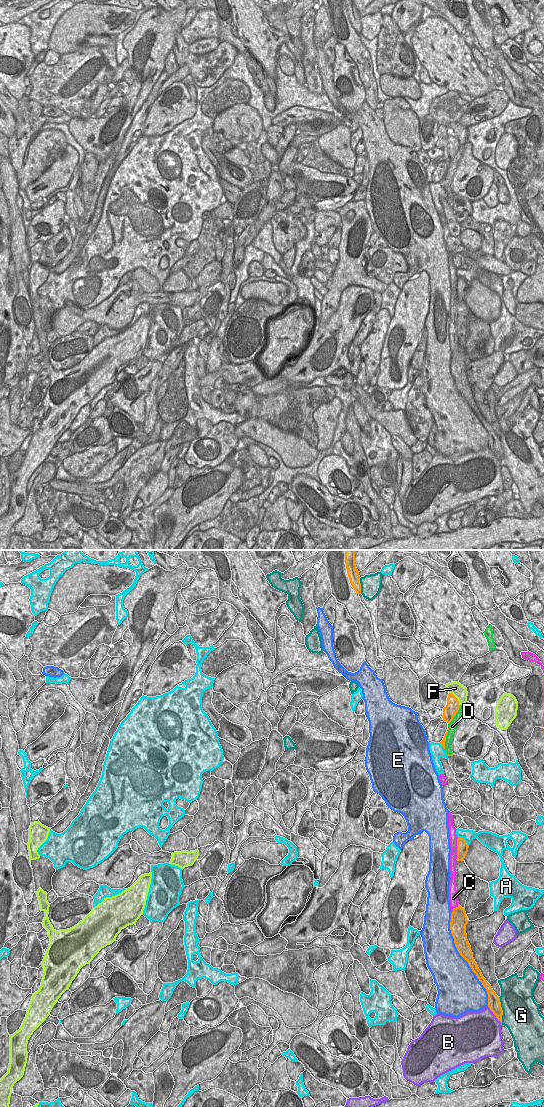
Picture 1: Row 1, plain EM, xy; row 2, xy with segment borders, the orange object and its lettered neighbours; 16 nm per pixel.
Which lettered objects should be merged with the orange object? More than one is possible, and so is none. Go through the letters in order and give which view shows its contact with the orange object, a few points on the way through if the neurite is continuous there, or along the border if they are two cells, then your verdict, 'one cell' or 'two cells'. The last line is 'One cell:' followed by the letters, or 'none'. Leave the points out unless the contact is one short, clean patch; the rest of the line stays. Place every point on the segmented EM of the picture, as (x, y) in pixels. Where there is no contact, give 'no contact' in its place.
A: xy | two cells
B: xy | two cells
C: xy | two cells
D: xy | two cells
E: xy | two cells
F: xy | two cells
G: xy | two cells
One cell: none

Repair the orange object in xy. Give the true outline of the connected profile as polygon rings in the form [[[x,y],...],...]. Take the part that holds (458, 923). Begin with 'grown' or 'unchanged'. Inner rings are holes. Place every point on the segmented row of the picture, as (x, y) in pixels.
unchanged; [[[458,905],[453,908],[451,913],[450,930],[454,938],[455,946],[460,953],[460,955],[468,962],[472,971],[476,974],[479,981],[482,983],[488,994],[488,1007],[496,1016],[496,1018],[501,1022],[502,1025],[502,1015],[503,1010],[501,1007],[500,998],[493,991],[491,985],[483,977],[481,971],[479,970],[477,963],[473,958],[473,953],[471,951],[471,946],[467,940],[466,925],[468,924],[465,909]]]

